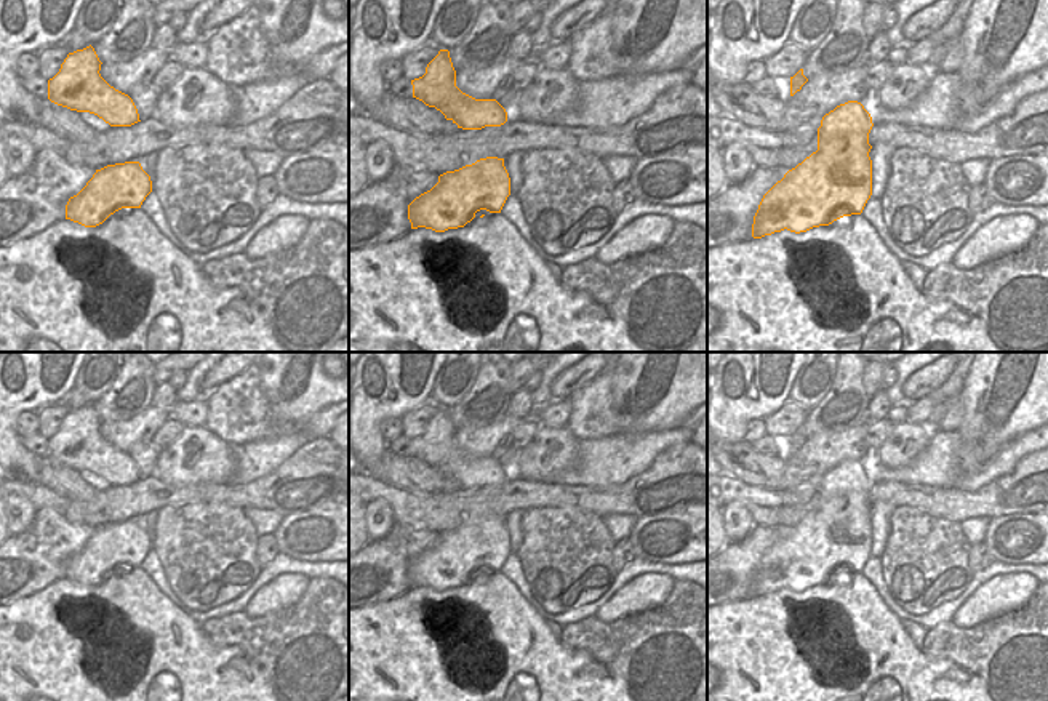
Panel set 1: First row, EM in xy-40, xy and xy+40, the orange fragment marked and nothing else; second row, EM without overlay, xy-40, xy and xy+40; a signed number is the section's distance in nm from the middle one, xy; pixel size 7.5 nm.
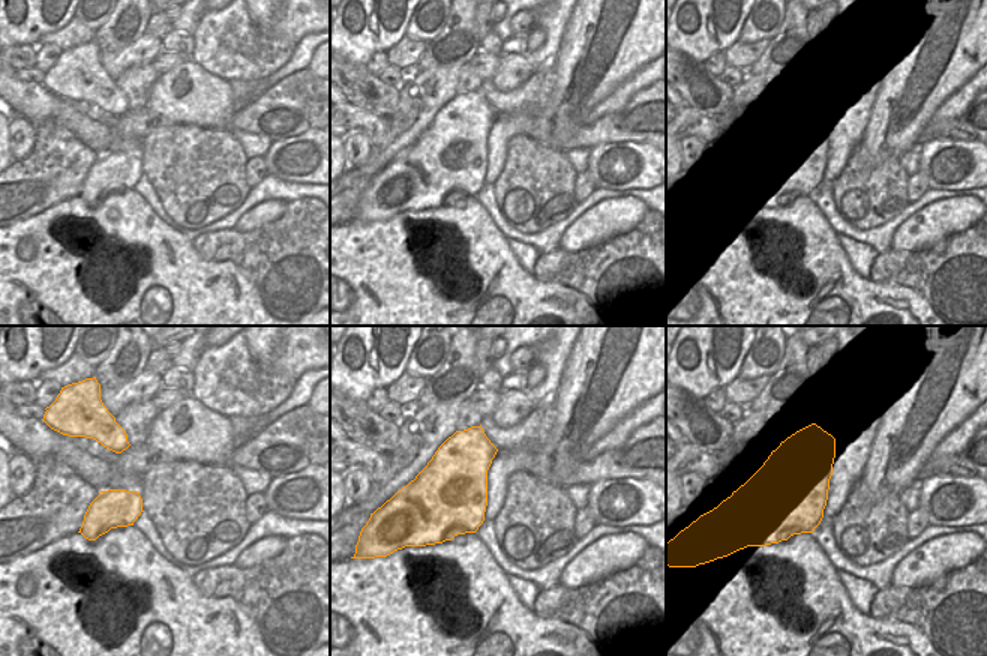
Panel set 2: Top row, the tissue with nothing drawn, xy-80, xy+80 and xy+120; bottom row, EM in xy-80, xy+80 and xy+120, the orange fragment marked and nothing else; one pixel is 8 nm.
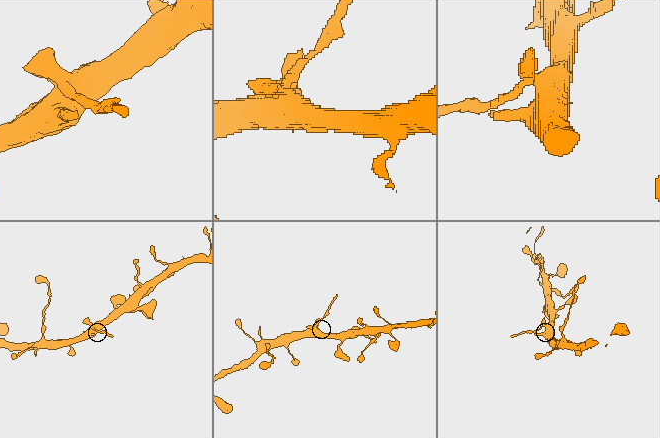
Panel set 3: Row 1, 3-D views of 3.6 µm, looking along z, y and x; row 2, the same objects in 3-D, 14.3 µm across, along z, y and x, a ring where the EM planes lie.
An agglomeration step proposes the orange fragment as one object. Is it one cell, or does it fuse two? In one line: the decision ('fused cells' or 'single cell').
fused cells

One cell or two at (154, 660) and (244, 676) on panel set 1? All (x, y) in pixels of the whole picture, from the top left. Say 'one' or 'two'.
one

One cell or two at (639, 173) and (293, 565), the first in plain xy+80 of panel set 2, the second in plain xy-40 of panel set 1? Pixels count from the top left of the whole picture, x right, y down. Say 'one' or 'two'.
two

